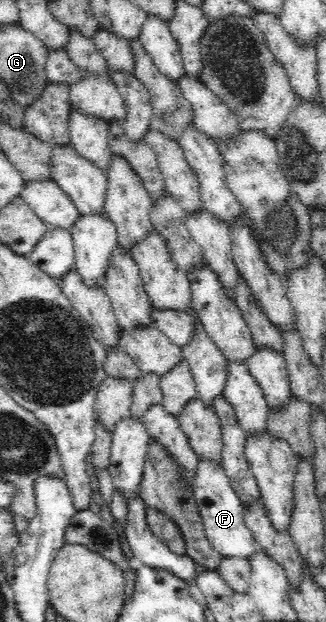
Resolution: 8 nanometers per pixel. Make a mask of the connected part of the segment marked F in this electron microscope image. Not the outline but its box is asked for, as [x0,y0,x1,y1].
[191,459,257,560]

